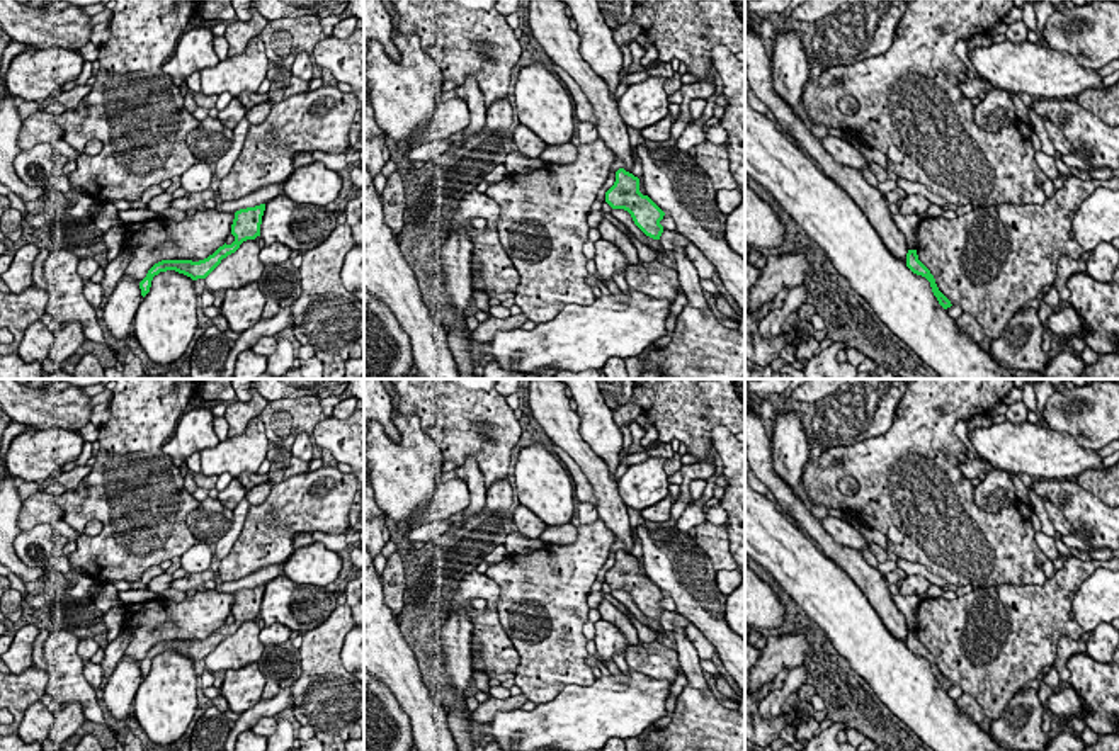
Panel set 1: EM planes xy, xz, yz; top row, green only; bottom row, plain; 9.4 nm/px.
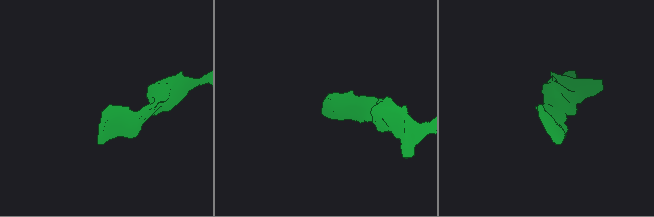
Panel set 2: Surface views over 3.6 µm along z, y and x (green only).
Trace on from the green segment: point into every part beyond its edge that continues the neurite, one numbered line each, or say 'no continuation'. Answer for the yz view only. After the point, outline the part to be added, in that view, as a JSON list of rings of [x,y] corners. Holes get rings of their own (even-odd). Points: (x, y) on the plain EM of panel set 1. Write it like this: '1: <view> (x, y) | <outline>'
no continuation

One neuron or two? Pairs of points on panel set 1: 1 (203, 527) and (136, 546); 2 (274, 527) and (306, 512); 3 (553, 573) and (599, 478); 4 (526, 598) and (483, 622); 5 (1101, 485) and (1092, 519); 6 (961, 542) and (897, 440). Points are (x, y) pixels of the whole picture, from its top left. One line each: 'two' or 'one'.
1: two
2: one
3: two
4: two
5: two
6: one

